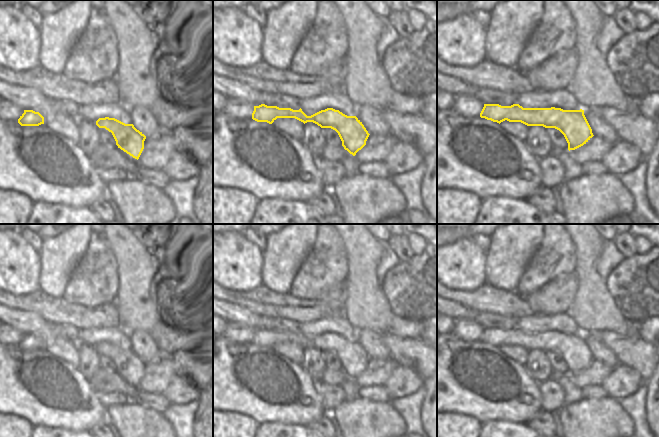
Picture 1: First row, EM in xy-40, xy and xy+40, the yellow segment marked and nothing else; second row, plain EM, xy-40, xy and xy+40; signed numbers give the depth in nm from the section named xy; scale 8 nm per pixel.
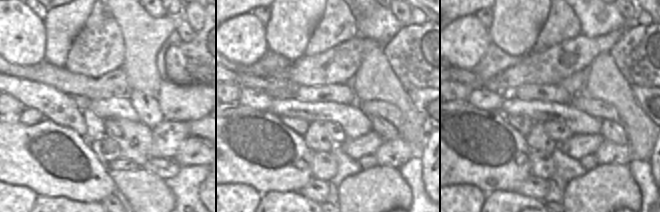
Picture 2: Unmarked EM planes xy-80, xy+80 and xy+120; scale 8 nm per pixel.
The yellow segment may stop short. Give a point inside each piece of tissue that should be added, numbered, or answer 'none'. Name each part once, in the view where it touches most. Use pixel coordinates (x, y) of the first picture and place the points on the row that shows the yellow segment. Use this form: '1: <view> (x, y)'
none

